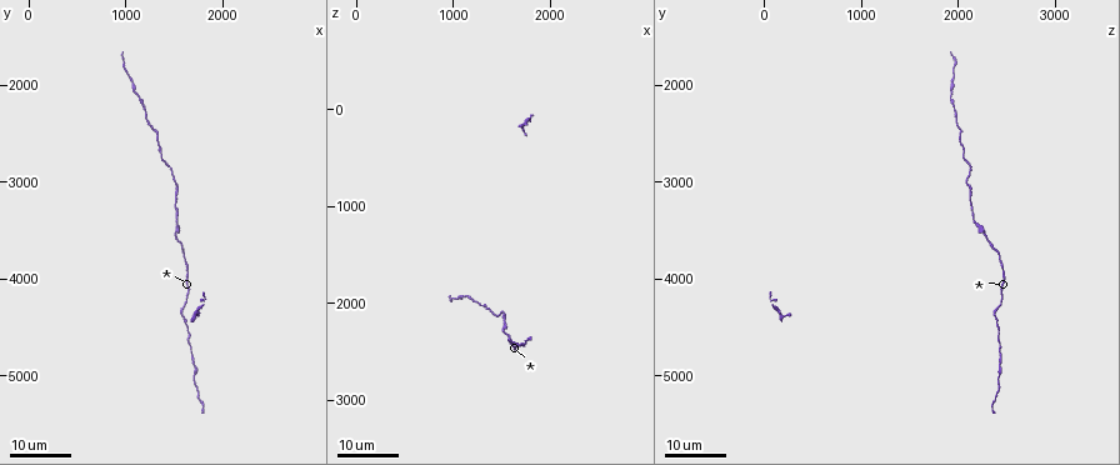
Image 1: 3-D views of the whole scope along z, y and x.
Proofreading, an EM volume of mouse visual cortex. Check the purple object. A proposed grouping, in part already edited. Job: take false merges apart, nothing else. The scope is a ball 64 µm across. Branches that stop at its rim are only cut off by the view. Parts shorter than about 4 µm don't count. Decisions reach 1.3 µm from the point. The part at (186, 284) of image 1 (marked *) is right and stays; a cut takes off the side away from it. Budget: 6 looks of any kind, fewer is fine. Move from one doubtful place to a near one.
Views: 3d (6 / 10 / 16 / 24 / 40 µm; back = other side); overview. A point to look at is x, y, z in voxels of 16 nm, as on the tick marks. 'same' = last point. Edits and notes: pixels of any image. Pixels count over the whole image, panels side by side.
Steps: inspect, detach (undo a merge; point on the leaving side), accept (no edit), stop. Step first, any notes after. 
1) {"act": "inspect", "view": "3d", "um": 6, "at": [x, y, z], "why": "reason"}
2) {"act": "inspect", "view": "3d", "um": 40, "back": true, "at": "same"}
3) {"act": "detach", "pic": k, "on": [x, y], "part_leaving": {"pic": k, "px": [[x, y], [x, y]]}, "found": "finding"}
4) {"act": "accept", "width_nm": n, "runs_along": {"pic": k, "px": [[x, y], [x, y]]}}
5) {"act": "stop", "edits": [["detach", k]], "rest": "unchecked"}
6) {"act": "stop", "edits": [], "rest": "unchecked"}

{"act": "inspect", "view": "3d", "um": 16, "at": [1580, 4360, 2380]}

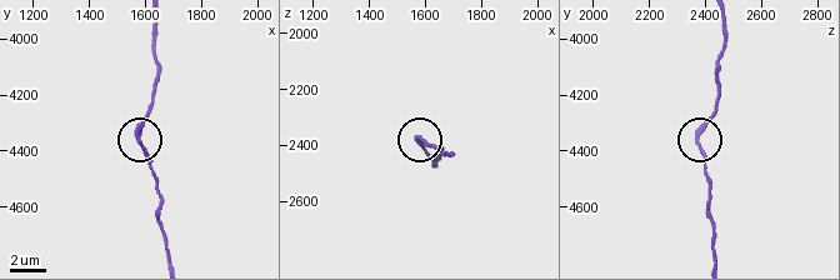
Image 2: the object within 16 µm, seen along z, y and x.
{"act": "inspect", "view": "3d", "um": 10, "at": [1580, 4350, 2370]}

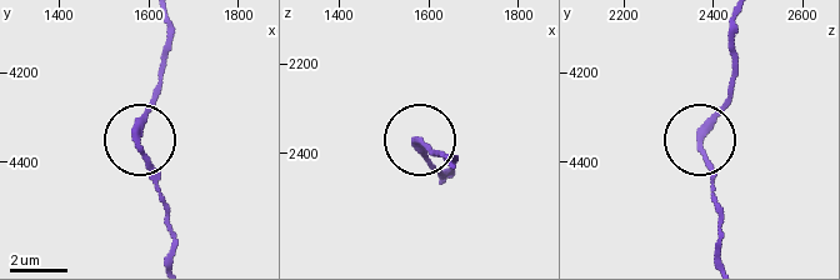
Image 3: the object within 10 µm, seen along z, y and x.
{"act": "accept", "side_arm_um": 19, "runs_along": {"pic": 3, "px": [[169, 26], [161, 84], [140, 134], [153, 184], [166, 204]]}, "found": "one cell here"}

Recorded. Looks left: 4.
{"act": "inspect", "view": "3d", "um": 24, "at": [1500, 3540, 2280], "why": "calibre changes"}

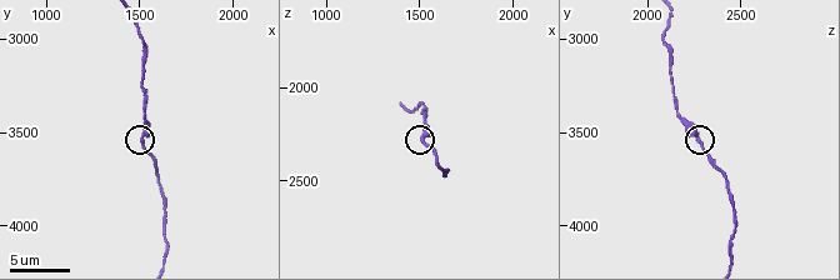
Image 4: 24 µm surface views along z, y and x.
{"act": "inspect", "view": "3d", "um": 6, "at": [1520, 3540, 2280]}

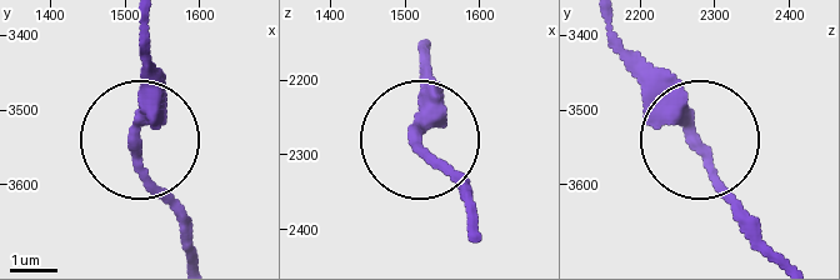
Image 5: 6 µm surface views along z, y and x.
{"act": "accept", "runs_along": {"pic": 5, "px": [[785, 258], [701, 138], [609, 46]]}, "found": "all the same cell"}

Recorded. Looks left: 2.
{"act": "inspect", "view": "3d", "um": 24, "at": [1200, 2280, 1940], "why": "thick turns thin"}

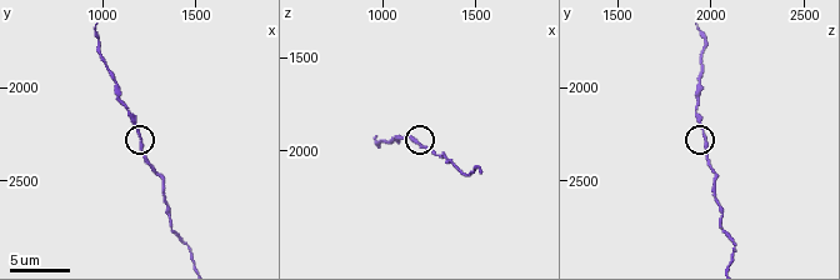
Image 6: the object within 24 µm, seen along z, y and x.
{"act": "inspect", "view": "3d", "um": 10, "at": [1200, 2260, 1980]}

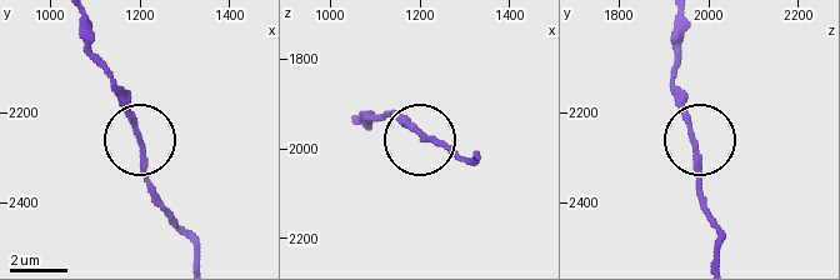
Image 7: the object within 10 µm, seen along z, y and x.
{"act": "accept", "runs_along": {"pic": 7, "px": [[720, 254], [720, 231], [699, 181], [699, 146], [670, 69]]}, "found": "all the same cell"}

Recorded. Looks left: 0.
{"act": "stop", "edits": [], "rest": "unchecked"}

